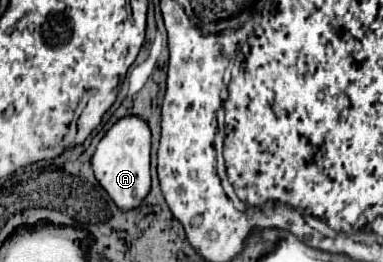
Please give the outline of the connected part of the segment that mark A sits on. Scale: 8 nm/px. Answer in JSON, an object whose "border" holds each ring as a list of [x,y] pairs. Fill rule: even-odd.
{"border":[[[122,117],[98,143],[92,157],[92,169],[98,183],[122,211],[132,211],[150,193],[150,129],[140,117]]]}

